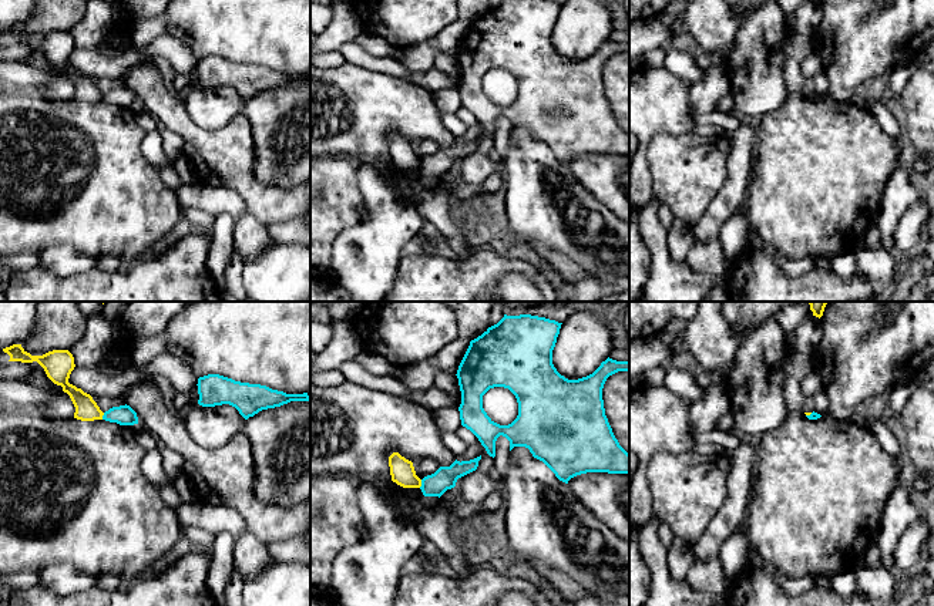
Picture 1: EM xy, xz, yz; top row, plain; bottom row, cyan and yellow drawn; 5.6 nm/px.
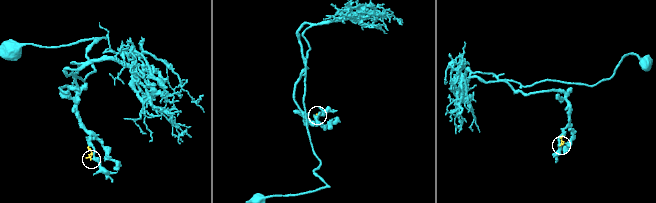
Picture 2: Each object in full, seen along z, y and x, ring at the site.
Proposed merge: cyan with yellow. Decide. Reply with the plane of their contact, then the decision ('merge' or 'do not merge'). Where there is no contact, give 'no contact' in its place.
contact in xz; do not merge

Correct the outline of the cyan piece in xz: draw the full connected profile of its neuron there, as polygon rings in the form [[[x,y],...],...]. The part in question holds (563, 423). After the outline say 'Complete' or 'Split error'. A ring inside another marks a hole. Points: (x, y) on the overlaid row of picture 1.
[[[504,314],[497,324],[470,341],[456,374],[461,391],[461,425],[478,438],[490,457],[495,457],[495,441],[503,435],[510,441],[510,451],[514,447],[528,448],[565,484],[587,472],[629,475],[629,454],[615,438],[602,400],[607,378],[618,371],[629,371],[629,361],[608,357],[592,374],[578,380],[565,378],[552,364],[561,324],[531,314]],[[494,387],[508,388],[517,398],[518,415],[508,425],[494,422],[483,408],[483,395]]]. Complete

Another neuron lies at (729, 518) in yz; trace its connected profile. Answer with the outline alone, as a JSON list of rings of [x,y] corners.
[[[740,444],[725,452],[730,462],[728,475],[728,498],[712,518],[708,531],[692,546],[695,558],[708,560],[719,556],[723,542],[743,526],[743,516],[749,508],[752,491],[752,468],[757,451],[750,444]]]

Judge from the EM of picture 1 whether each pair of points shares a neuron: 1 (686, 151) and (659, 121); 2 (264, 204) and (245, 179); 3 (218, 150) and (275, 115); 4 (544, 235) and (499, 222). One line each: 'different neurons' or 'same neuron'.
1: different neurons
2: same neuron
3: different neurons
4: different neurons

